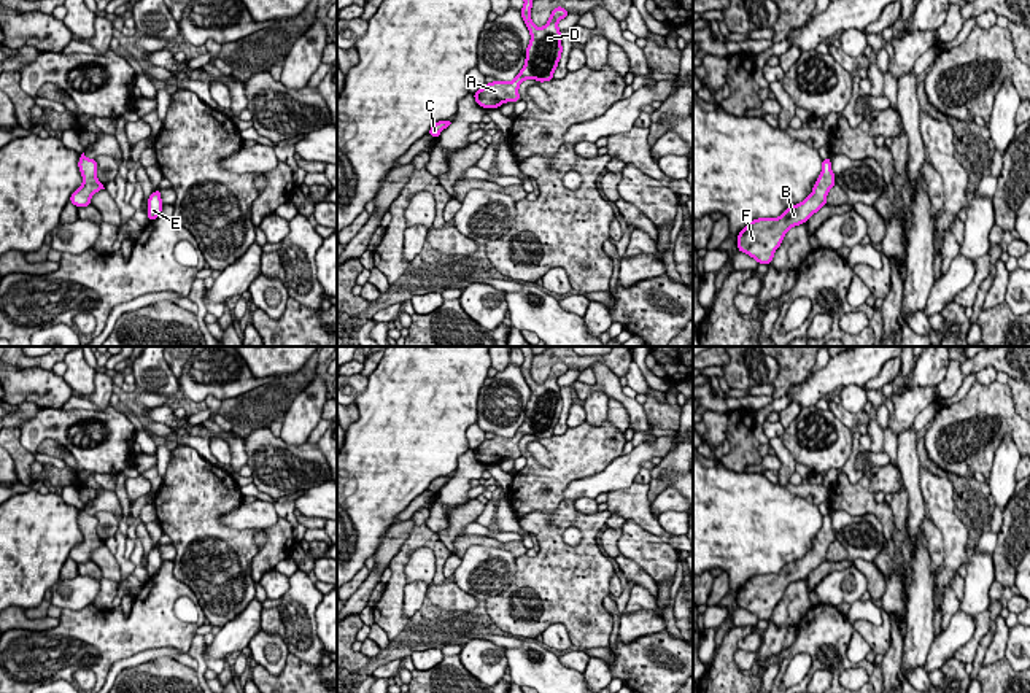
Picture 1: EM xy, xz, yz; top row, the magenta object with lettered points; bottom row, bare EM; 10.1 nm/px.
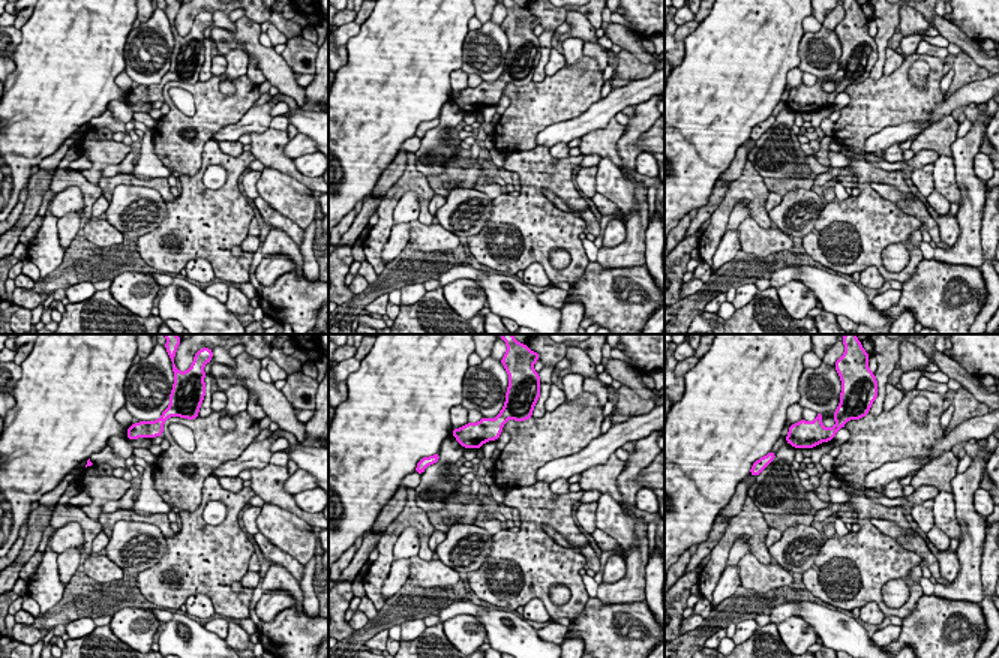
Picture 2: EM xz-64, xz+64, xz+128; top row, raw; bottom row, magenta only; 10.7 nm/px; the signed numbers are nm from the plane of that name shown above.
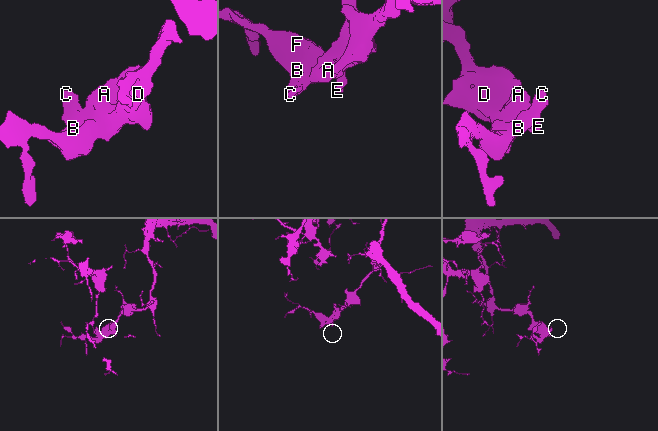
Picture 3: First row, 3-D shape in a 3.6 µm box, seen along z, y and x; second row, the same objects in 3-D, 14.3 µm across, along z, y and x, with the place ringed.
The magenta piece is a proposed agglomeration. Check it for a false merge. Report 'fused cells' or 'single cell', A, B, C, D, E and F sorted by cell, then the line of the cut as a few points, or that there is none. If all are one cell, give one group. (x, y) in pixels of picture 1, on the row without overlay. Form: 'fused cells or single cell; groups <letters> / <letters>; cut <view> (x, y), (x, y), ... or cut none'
single cell; groups A B C D E F; cut none

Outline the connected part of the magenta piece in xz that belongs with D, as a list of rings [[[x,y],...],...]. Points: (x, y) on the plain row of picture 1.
[[[531,346],[518,348],[525,356],[521,374],[531,389],[525,421],[513,437],[496,436],[474,448],[475,458],[486,466],[499,464],[505,458],[517,459],[520,456],[518,443],[525,436],[536,436],[539,439],[552,437],[561,415],[561,386],[556,380],[564,375],[569,367],[563,362],[556,362],[547,380],[544,383],[536,383],[531,377],[531,364],[534,358]]]

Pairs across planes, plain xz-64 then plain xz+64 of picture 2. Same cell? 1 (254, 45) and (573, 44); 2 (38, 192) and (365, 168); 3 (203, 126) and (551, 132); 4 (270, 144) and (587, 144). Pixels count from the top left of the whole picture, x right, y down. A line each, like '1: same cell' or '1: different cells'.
1: different cells
2: different cells
3: different cells
4: same cell

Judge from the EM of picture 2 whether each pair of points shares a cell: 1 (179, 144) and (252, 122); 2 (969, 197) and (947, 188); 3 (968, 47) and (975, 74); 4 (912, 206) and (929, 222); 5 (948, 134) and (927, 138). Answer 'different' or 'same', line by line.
1: different
2: different
3: different
4: same
5: same

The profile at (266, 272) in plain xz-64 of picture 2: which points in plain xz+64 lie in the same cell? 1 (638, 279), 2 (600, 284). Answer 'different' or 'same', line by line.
1: different
2: different

